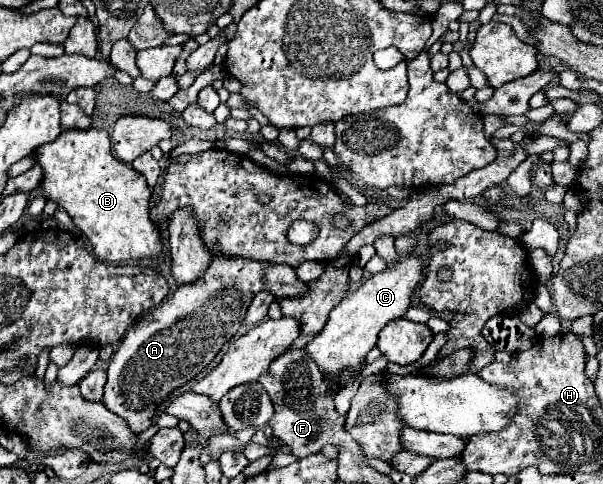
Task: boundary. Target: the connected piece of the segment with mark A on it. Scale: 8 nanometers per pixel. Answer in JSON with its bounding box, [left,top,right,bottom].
[102,255,308,433]

